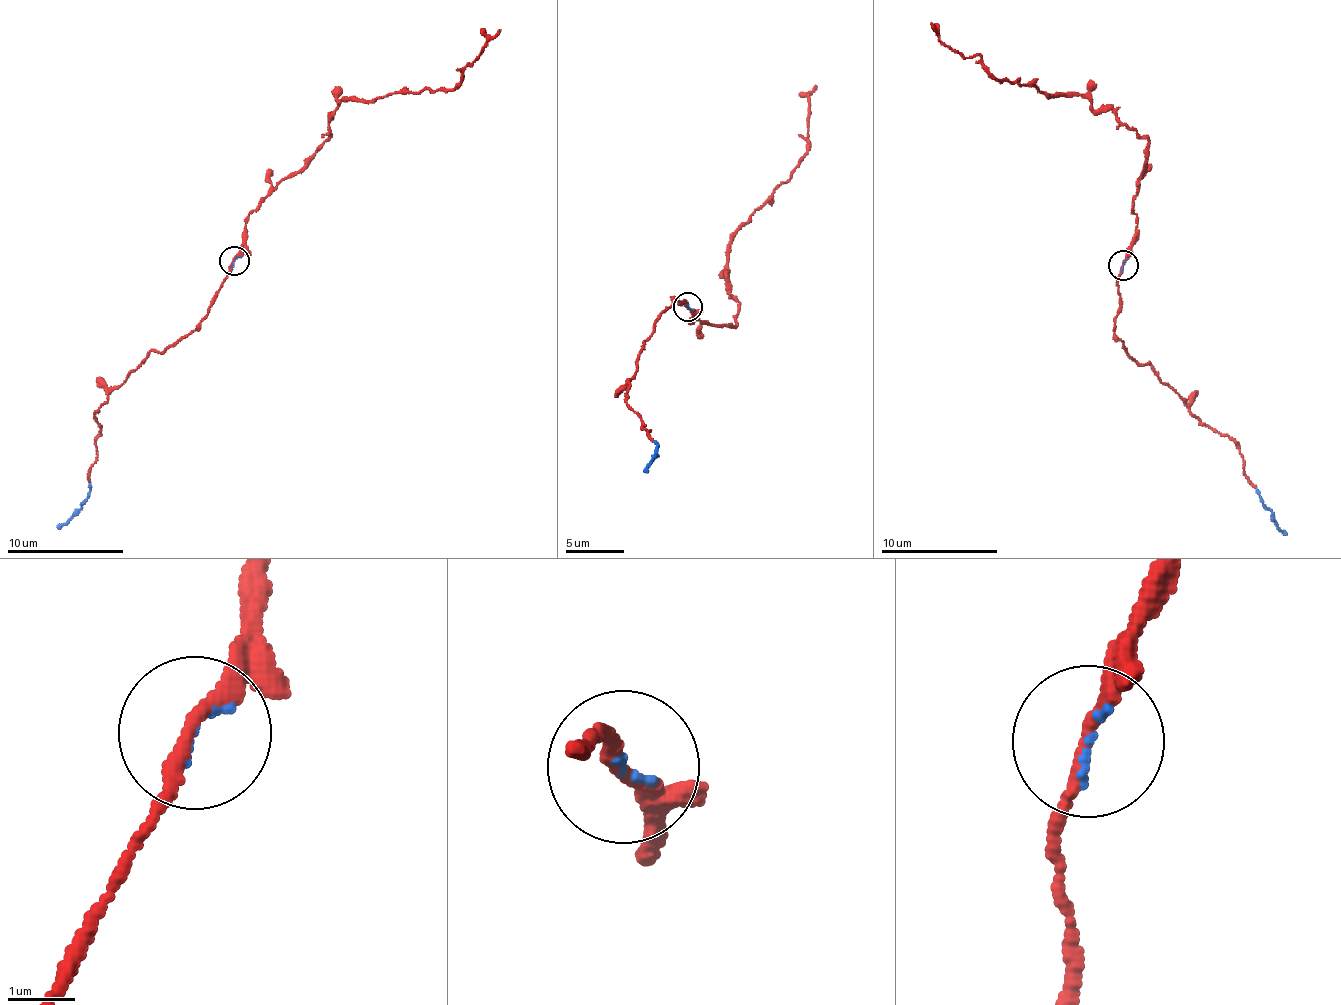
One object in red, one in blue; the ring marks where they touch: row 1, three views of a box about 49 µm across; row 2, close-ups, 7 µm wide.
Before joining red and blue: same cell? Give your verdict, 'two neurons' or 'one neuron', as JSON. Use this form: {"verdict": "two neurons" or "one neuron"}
{"verdict": "one neuron"}

